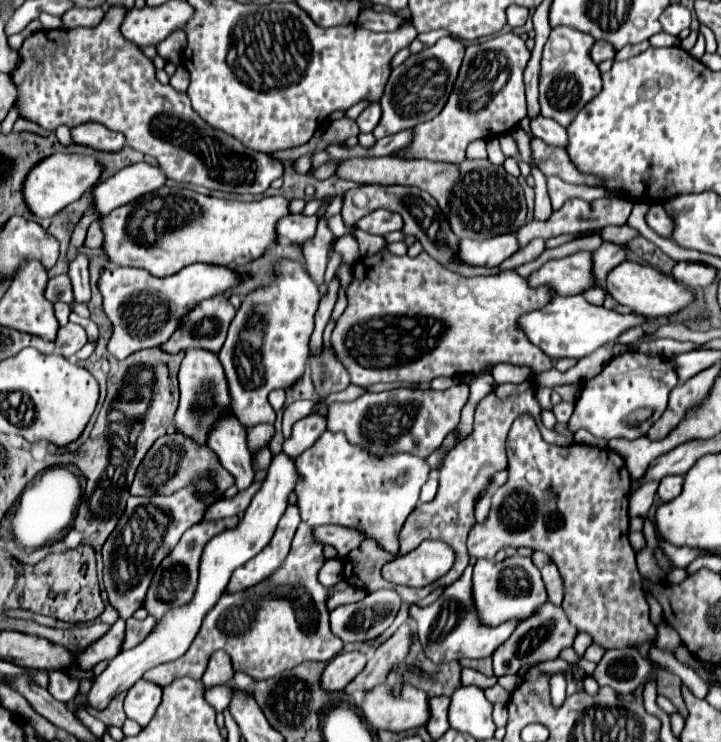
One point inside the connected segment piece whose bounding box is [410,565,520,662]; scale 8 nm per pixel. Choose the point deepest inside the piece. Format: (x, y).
(449, 629)

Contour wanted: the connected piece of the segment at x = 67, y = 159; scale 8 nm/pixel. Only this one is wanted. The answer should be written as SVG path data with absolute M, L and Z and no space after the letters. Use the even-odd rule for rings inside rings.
M56 152L50 158L42 160L32 168L24 182L24 198L28 208L32 208L34 216L40 218L52 218L60 210L64 210L68 204L80 200L80 196L94 186L100 180L100 174L104 172L98 158L88 154L68 154L68 152Z

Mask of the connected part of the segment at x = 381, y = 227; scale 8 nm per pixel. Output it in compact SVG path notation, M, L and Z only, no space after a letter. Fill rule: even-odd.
M378 208L378 210L370 212L368 216L362 216L355 225L370 234L386 234L386 232L400 230L402 218L396 212L388 212L384 208Z

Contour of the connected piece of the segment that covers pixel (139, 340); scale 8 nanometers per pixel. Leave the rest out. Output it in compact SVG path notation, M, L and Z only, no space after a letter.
M190 264L168 278L156 278L142 268L106 266L100 274L98 290L104 298L106 316L114 326L112 338L108 342L108 352L118 360L124 360L138 350L160 346L162 340L168 340L168 336L172 336L184 312L192 310L200 300L226 292L240 280L242 276L234 270L210 264Z

